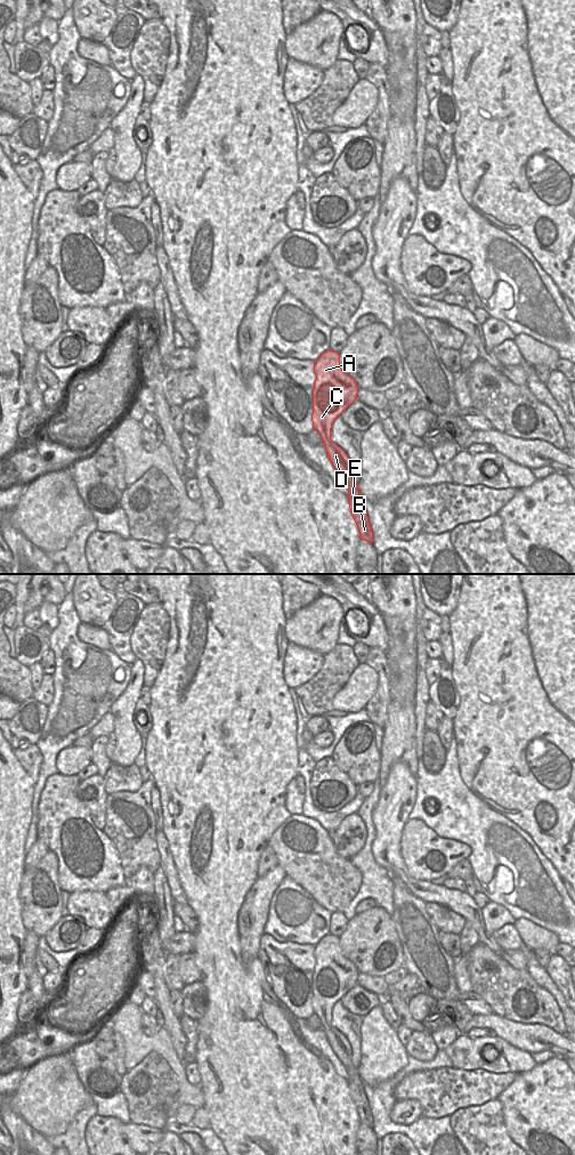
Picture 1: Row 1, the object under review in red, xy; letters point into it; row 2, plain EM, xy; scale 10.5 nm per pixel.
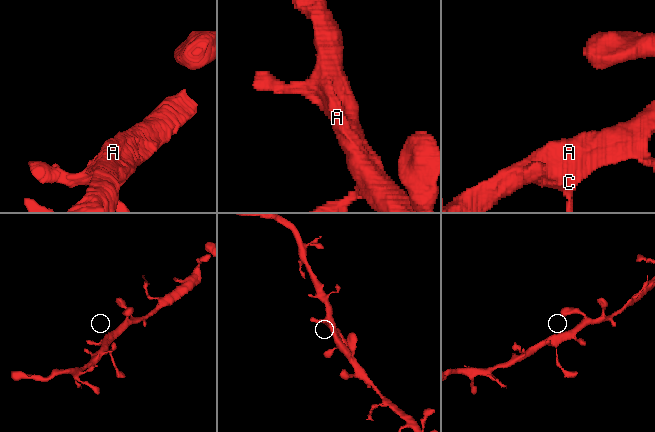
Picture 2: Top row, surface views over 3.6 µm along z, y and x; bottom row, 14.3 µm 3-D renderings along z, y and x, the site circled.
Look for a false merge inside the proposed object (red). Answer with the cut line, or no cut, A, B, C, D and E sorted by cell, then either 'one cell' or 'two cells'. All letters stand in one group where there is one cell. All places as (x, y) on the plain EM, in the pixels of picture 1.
no cut | A B C D E | one cell

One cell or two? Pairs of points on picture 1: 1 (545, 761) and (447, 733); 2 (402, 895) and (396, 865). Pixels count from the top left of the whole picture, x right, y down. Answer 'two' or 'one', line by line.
1: two
2: two

